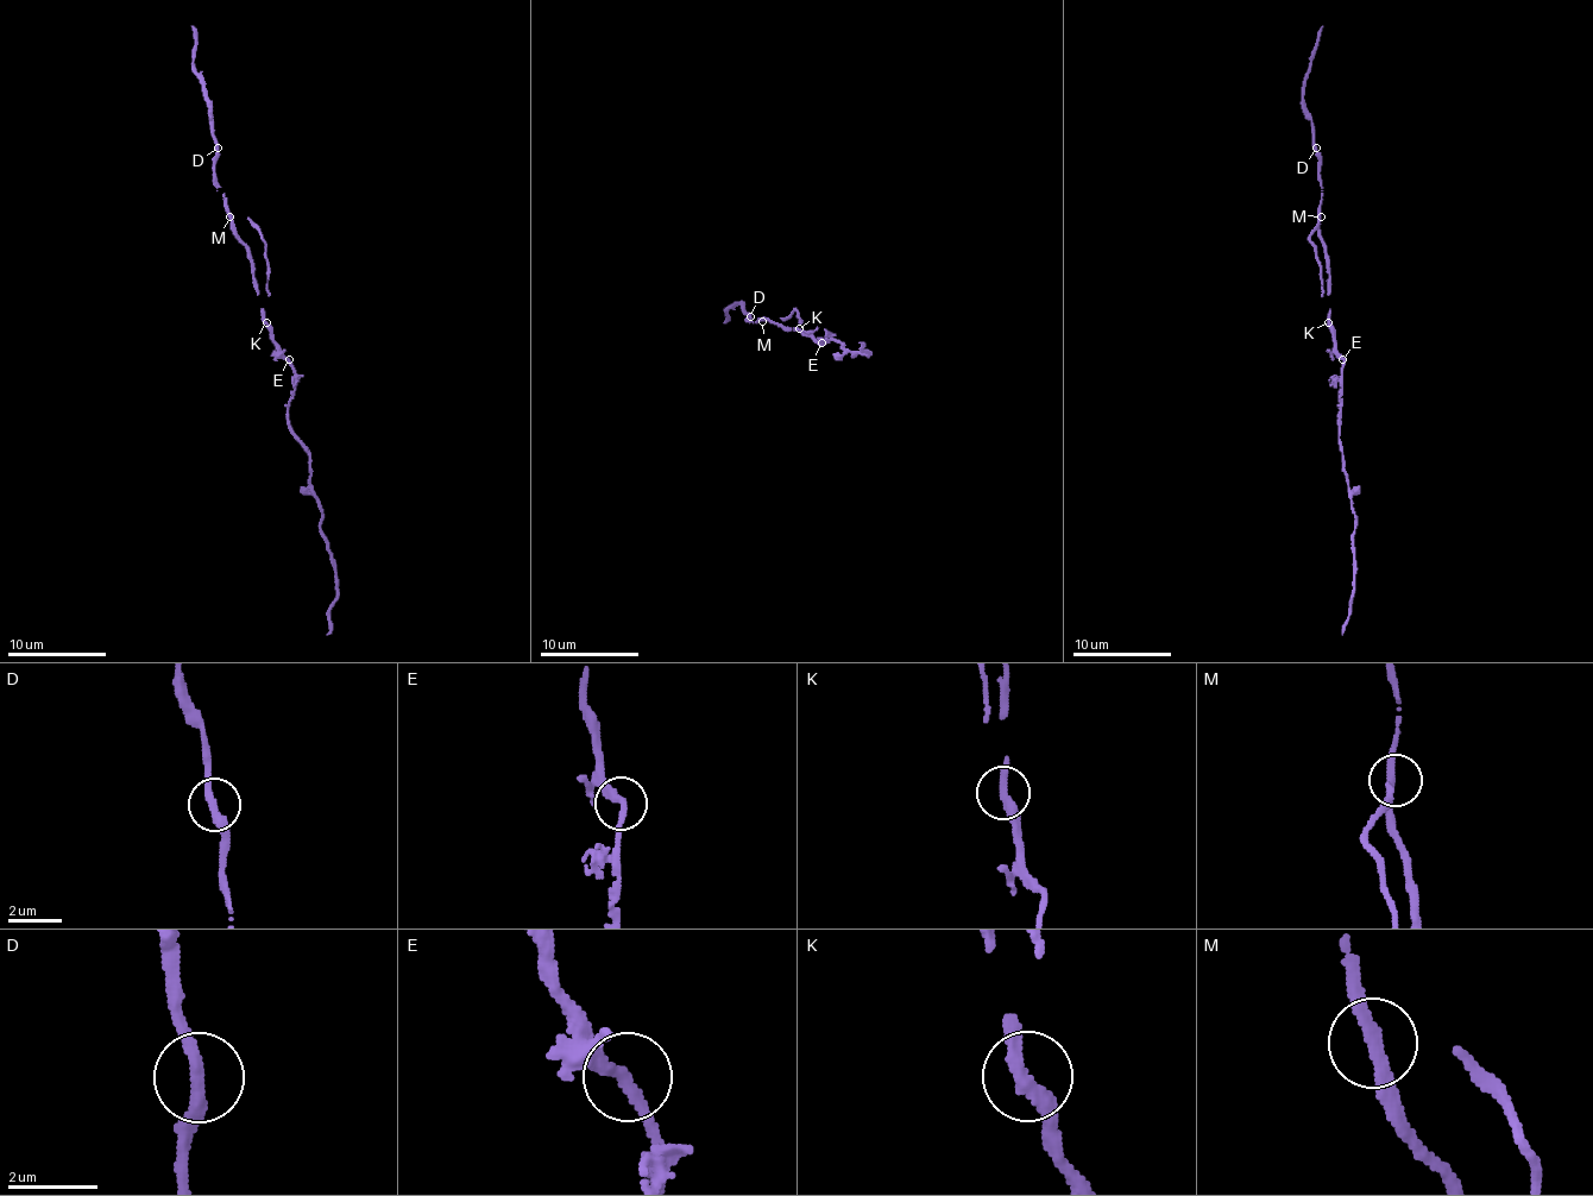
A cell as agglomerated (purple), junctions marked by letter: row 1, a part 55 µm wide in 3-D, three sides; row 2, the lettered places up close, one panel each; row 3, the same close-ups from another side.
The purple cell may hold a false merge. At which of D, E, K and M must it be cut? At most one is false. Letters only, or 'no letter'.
K

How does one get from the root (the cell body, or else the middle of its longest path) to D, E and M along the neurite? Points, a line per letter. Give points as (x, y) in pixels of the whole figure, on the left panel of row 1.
D: (269, 325), (257, 296), (250, 246), (234, 230), (227, 197), (215, 175), (218, 148)
E: (269, 325), (271, 342), (289, 359)
M: (269, 325), (257, 296), (250, 246), (237, 234), (230, 216)

